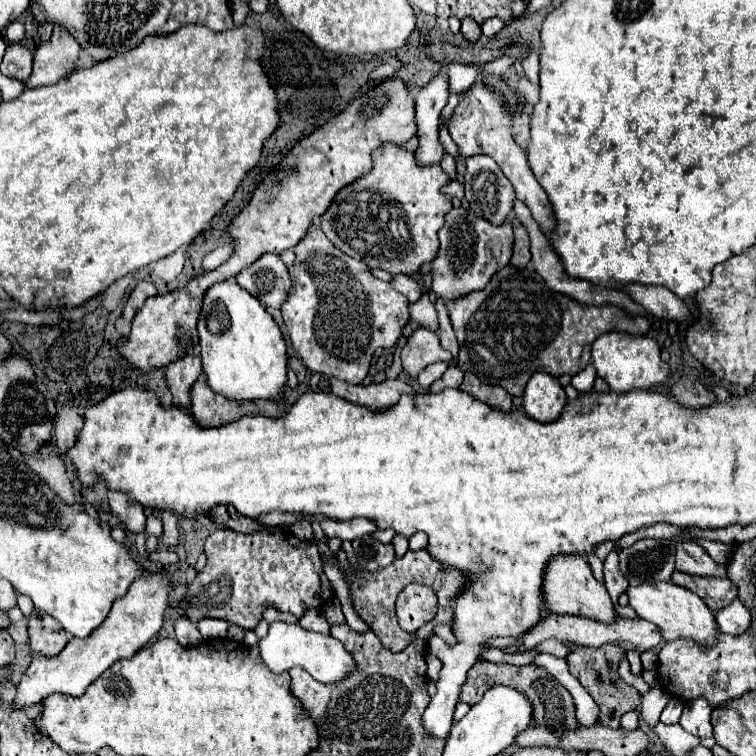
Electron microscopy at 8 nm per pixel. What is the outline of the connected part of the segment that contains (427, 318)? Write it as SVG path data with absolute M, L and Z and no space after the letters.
M423 294L417 302L409 304L409 312L411 312L411 320L415 320L419 326L425 326L425 328L437 332L437 328L439 328L439 324L437 324L437 310L431 304L427 294Z

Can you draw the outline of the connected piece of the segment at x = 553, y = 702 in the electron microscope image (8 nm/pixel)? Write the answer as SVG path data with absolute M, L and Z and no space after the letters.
M477 662L469 672L467 672L467 680L461 686L461 694L459 700L467 702L467 704L475 704L481 700L481 696L487 692L487 688L491 686L511 686L517 688L519 692L523 692L535 706L533 712L533 722L531 724L545 724L545 706L551 706L551 714L555 716L555 732L565 732L565 730L573 730L577 728L577 720L575 720L575 704L573 698L569 696L569 692L541 666L537 664L527 664L527 666L513 666L513 664L493 664L493 662Z

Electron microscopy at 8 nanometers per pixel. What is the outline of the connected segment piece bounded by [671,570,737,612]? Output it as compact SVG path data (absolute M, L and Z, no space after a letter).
M673 572L673 584L683 586L697 596L713 610L719 612L721 608L729 606L737 598L737 586L729 578L699 578L683 572Z

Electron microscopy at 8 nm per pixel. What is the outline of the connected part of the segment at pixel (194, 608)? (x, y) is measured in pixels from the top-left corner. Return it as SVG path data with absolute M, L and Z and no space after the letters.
M217 530L205 540L205 554L205 568L195 576L193 584L187 586L185 600L179 604L179 614L191 622L221 618L245 630L255 630L265 608L277 608L301 618L309 608L321 608L333 594L323 574L317 544L299 540L293 534L273 530L253 534Z

